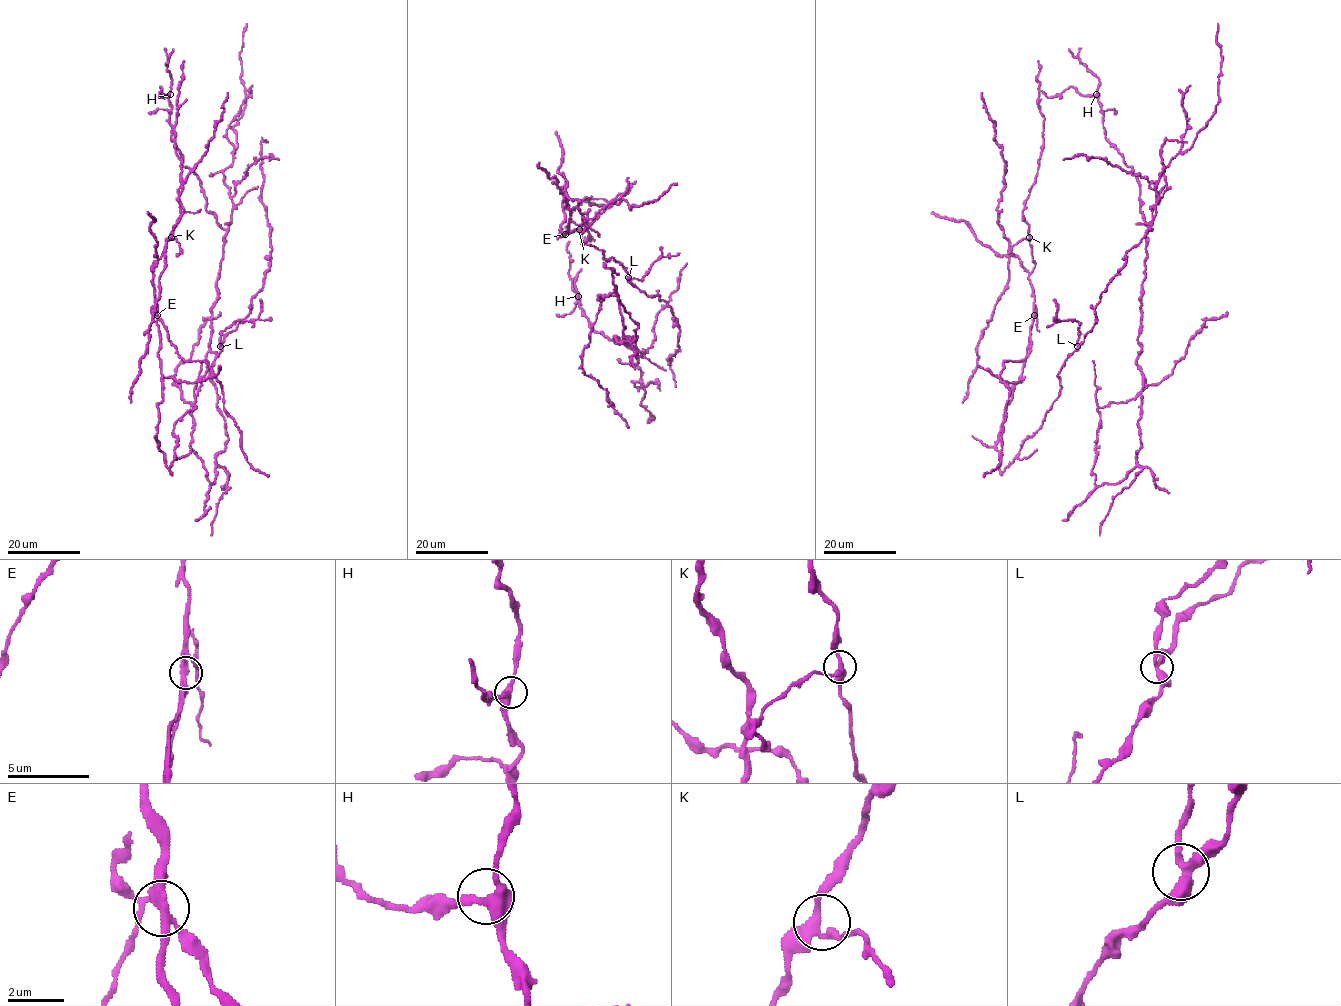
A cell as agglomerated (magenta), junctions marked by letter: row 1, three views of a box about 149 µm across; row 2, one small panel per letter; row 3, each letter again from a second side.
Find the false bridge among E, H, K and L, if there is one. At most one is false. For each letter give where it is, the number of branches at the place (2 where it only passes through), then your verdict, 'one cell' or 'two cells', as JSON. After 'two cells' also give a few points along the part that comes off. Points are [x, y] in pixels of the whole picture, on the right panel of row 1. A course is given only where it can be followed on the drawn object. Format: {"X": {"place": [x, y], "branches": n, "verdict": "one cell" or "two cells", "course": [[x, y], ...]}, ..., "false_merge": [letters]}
{"E": {"place": [1034, 315], "branches": 3, "verdict": "two cells", "course": [[1034, 315], [1028, 354], [1022, 360], [1003, 362], [999, 379], [1009, 391], [1003, 423], [1001, 462], [983, 476]]}, "H": {"place": [1096, 94], "branches": 3, "verdict": "one cell"}, "K": {"place": [1029, 237], "branches": 3, "verdict": "one cell"}, "L": {"place": [1077, 346], "branches": 3, "verdict": "one cell"}, "false_merge": ["E"]}

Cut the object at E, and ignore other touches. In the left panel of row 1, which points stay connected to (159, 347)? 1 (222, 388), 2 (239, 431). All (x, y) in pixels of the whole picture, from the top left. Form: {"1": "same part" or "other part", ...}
{"1": "other part", "2": "other part"}

